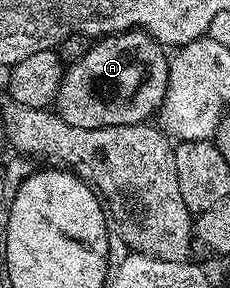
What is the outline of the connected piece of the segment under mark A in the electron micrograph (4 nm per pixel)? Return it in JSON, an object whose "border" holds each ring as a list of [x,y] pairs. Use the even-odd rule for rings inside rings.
{"border":[[[142,30],[117,32],[96,39],[83,58],[64,71],[57,114],[69,126],[100,128],[150,121],[167,96],[169,56],[164,45]]]}

